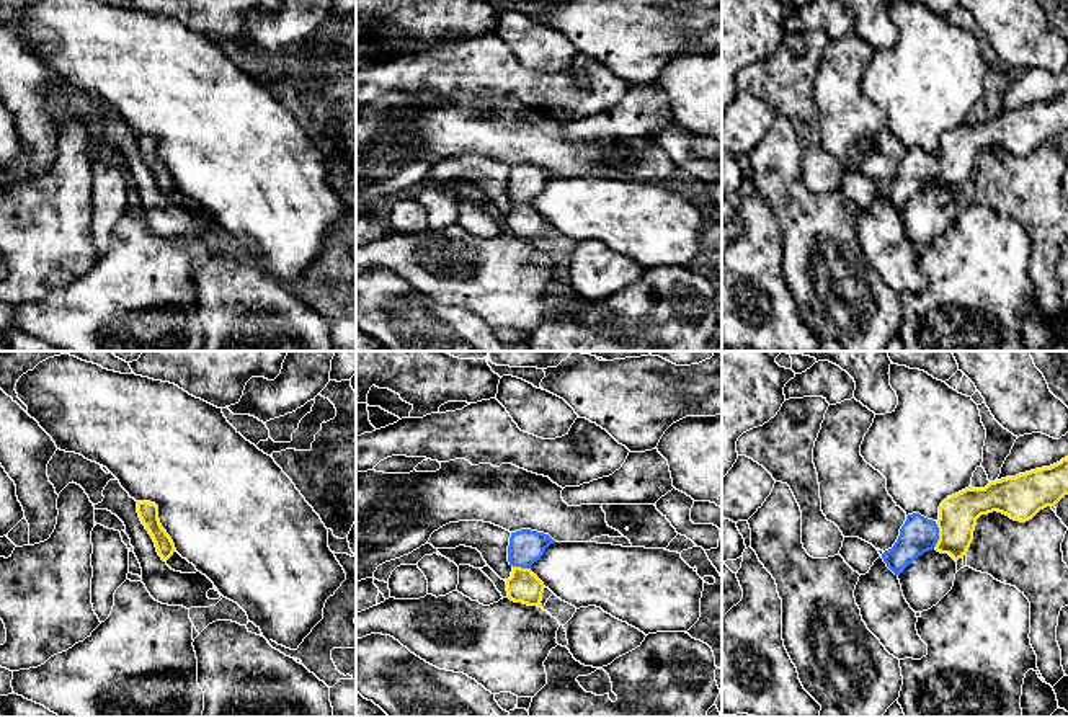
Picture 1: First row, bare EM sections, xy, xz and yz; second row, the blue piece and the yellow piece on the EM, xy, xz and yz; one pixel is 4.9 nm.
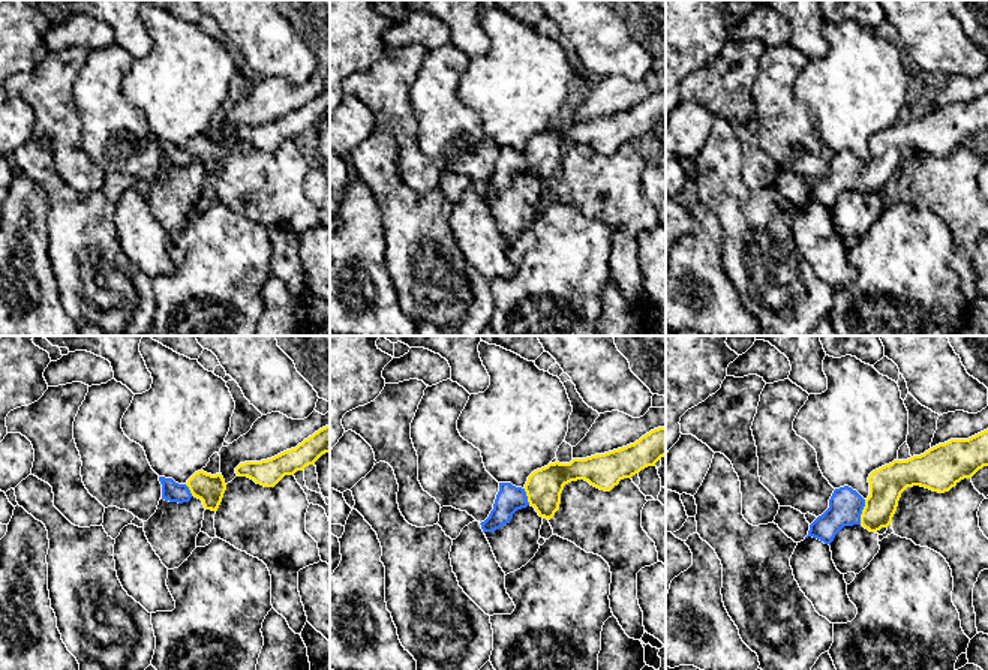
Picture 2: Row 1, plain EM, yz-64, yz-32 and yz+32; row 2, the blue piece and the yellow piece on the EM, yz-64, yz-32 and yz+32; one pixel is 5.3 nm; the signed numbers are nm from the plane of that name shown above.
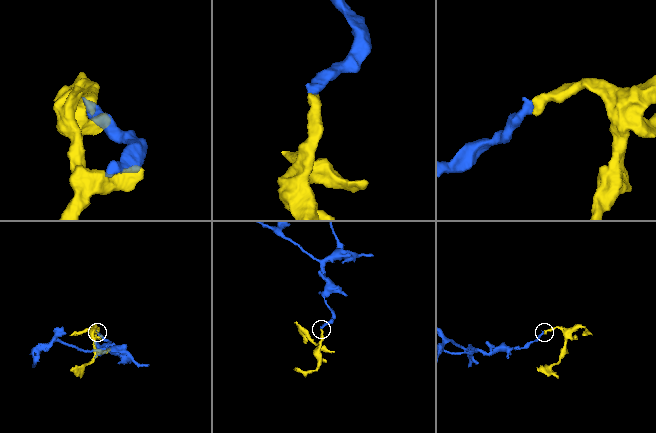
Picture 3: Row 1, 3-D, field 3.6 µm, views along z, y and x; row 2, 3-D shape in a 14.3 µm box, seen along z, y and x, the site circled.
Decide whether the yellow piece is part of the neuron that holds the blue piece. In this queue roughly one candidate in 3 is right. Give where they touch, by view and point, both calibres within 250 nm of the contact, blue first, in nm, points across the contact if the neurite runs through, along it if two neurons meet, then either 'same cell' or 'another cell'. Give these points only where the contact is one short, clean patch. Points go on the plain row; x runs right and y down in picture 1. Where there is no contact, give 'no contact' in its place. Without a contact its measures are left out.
contact yz (938, 169); calibres 180 and 190 nm; way yz (918, 169), (938, 169), (957, 149); same cell

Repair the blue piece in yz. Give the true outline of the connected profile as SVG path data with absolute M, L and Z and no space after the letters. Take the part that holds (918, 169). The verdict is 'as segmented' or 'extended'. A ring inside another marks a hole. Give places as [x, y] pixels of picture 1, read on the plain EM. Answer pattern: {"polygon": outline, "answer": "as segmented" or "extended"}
{"polygon": "M1068 91L1050 101L990 116L985 122L968 121L941 137L937 155L919 147L908 149L897 176L882 193L895 209L932 183L959 194L967 188L981 149L998 145L1026 157L1040 144L1055 140L1065 129Z", "answer": "extended"}

